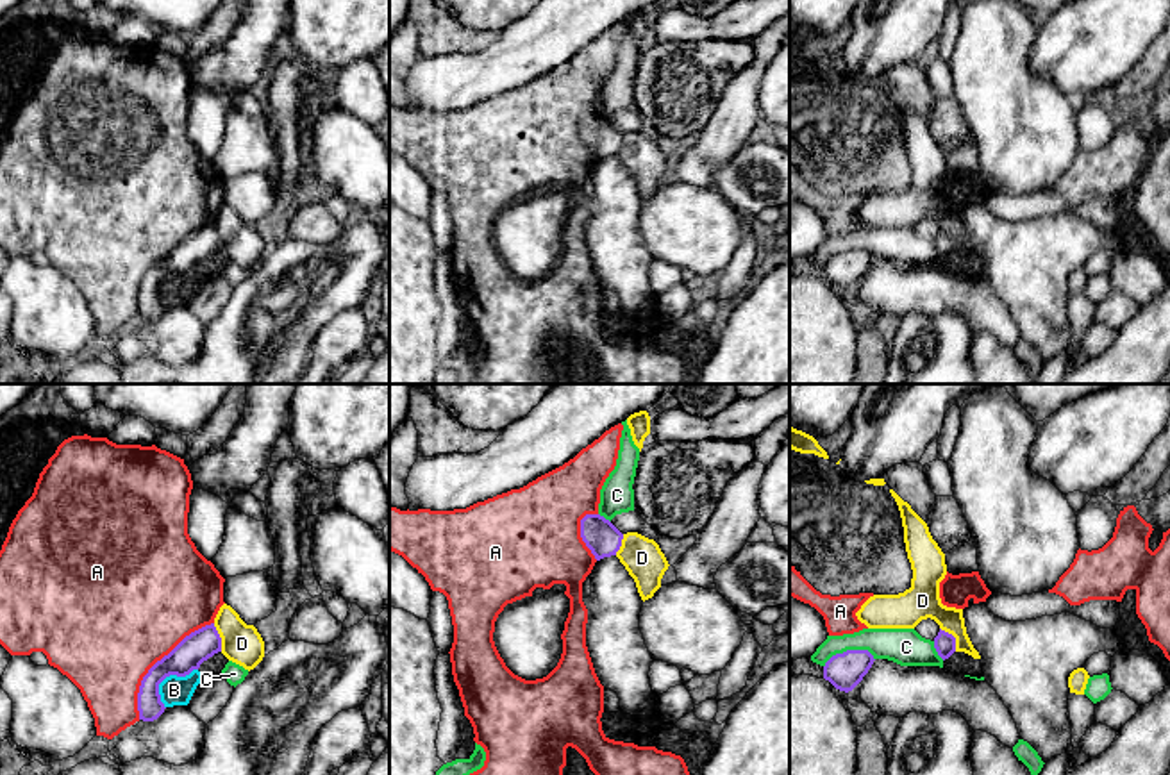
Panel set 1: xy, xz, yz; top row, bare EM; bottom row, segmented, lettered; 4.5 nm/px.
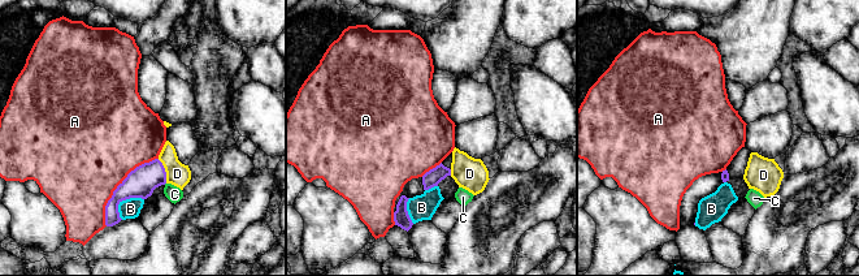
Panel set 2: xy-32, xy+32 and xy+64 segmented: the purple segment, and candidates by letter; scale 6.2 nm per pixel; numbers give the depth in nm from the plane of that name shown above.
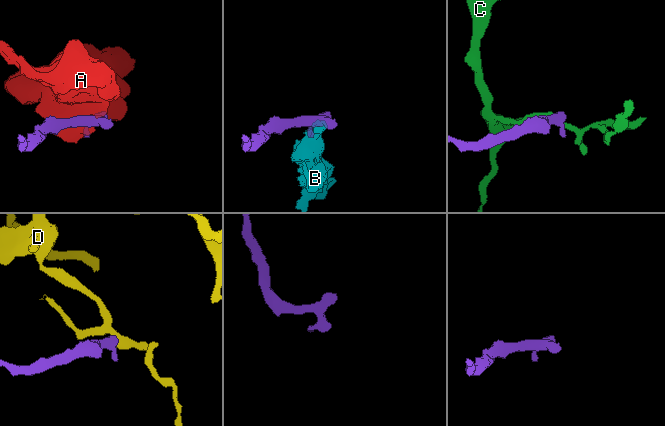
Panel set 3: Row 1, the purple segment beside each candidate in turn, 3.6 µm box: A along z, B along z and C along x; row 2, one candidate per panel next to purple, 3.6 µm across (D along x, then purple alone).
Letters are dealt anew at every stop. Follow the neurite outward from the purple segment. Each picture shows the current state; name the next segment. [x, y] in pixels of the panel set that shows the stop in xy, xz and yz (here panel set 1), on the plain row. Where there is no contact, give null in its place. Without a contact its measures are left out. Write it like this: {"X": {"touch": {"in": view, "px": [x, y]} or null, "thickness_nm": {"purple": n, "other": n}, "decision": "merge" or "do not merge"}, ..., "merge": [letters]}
{"A": {"touch": {"in": "xy", "px": [156, 263]}, "thickness_nm": {"purple": 140, "other": 500}, "decision": "do not merge"}, "B": {"touch": {"in": "xy", "px": [167, 275]}, "thickness_nm": {"purple": 140, "other": 130}, "decision": "do not merge"}, "C": {"touch": {"in": "yz", "px": [847, 250]}, "thickness_nm": {"purple": 160, "other": 160}, "decision": "do not merge"}, "D": {"touch": {"in": "yz", "px": [954, 238]}, "thickness_nm": {"purple": 100, "other": 160}, "decision": "do not merge"}, "merge": []}

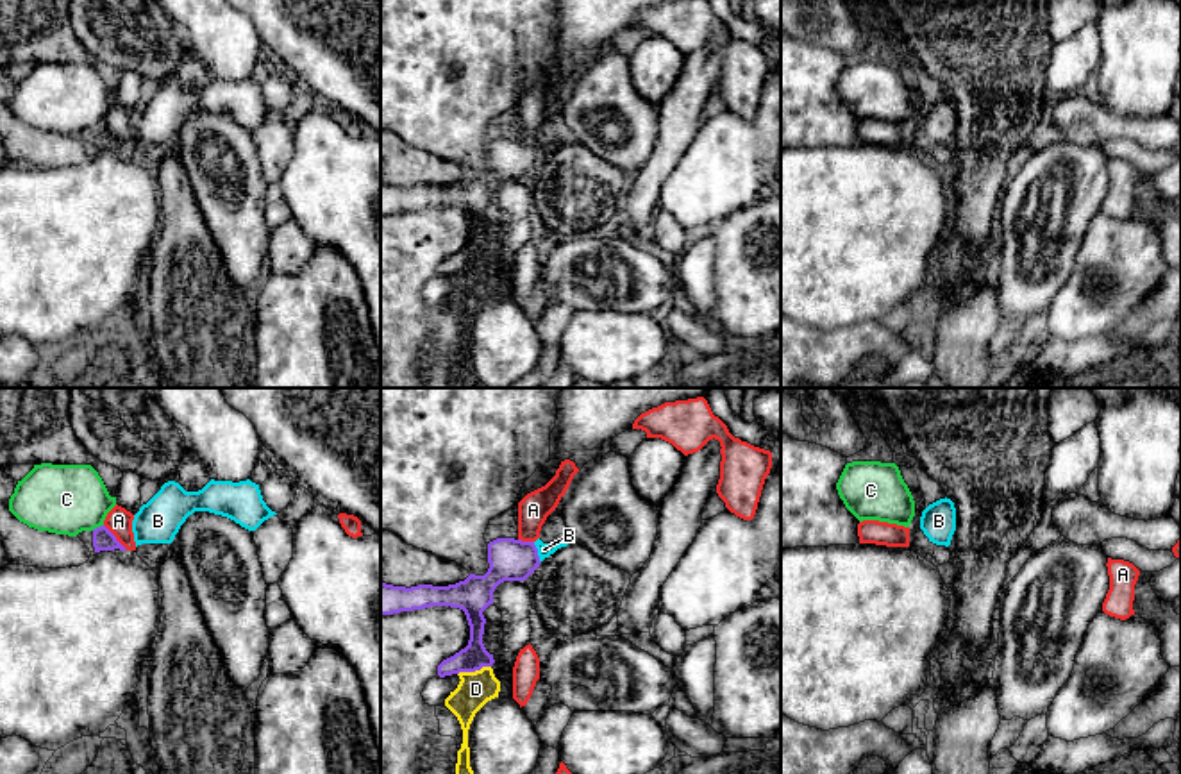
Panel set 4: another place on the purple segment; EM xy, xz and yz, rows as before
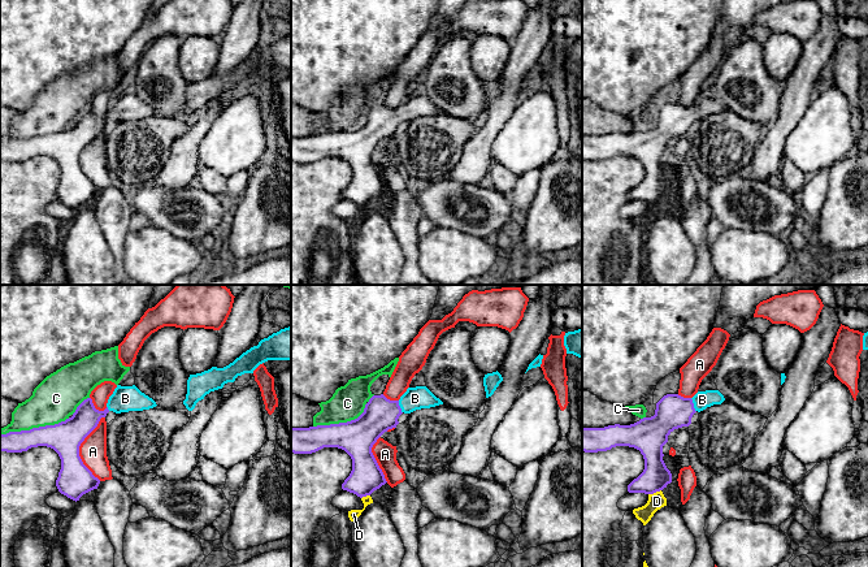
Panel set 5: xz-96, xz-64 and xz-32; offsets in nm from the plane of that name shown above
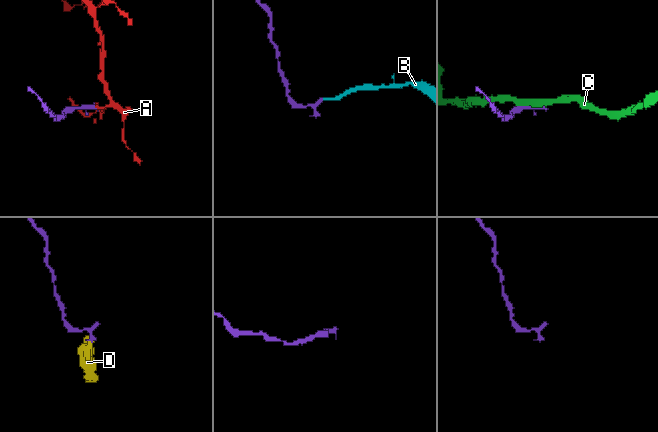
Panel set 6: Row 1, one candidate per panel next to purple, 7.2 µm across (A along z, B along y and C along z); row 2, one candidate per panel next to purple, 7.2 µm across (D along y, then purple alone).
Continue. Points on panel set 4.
{"A": {"touch": {"in": "xy", "px": [115, 136]}, "thickness_nm": {"purple": 100, "other": 120}, "decision": "do not merge"}, "B": {"touch": {"in": "xz", "px": [536, 152]}, "thickness_nm": {"purple": 190, "other": 60}, "decision": "merge"}, "C": {"touch": {"in": "xy", "px": [97, 127]}, "thickness_nm": {"purple": 100, "other": 320}, "decision": "do not merge"}, "D": {"touch": {"in": "xz", "px": [474, 270]}, "thickness_nm": {"purple": 120, "other": 160}, "decision": "do not merge"}, "merge": ["B"]}

